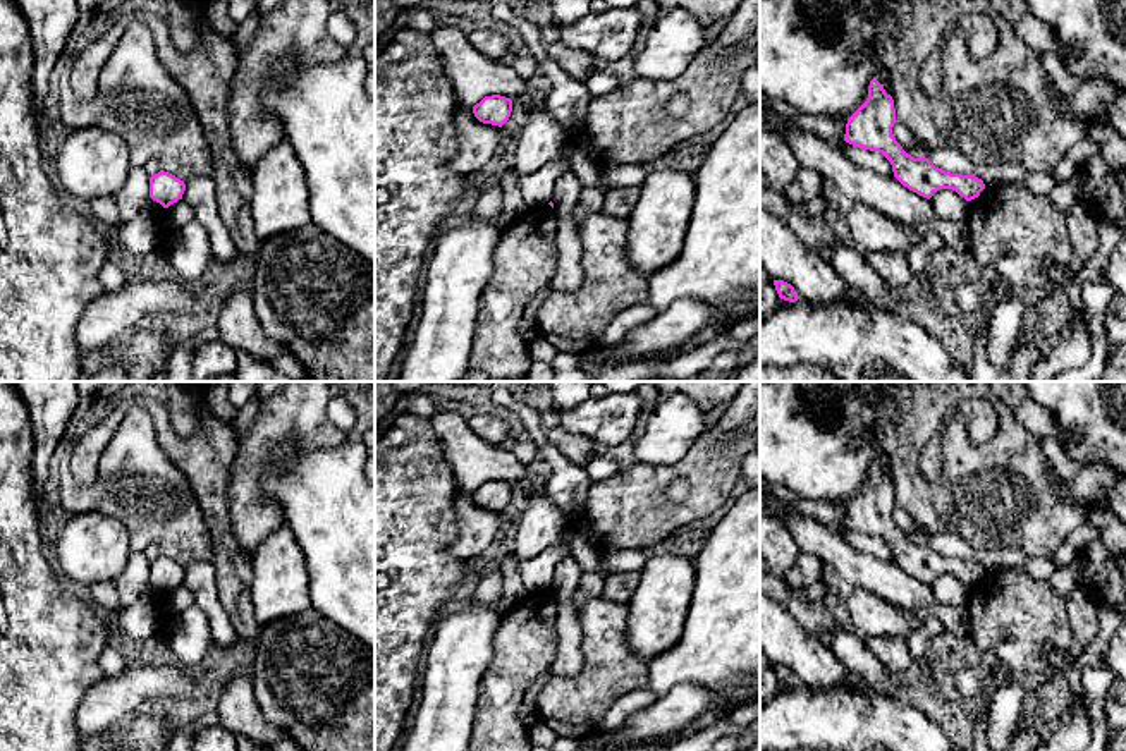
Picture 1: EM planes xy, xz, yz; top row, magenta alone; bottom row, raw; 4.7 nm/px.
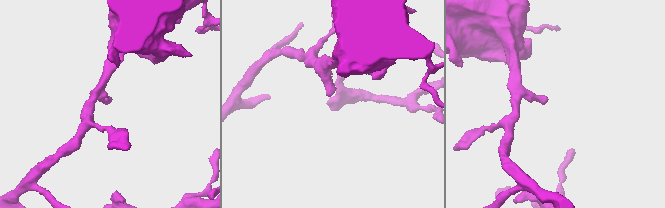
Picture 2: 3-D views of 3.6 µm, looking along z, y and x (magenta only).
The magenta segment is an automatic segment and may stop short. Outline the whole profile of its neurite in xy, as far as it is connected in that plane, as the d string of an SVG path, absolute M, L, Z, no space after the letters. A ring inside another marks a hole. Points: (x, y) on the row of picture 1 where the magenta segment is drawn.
M160 170L150 177L150 198L160 203L163 208L168 208L170 205L182 199L184 191L184 180L168 172Z

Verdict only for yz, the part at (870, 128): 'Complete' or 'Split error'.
Complete

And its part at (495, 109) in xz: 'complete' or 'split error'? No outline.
complete

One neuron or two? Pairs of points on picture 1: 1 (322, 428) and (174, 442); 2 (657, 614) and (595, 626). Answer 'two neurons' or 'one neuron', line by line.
1: two neurons
2: two neurons

